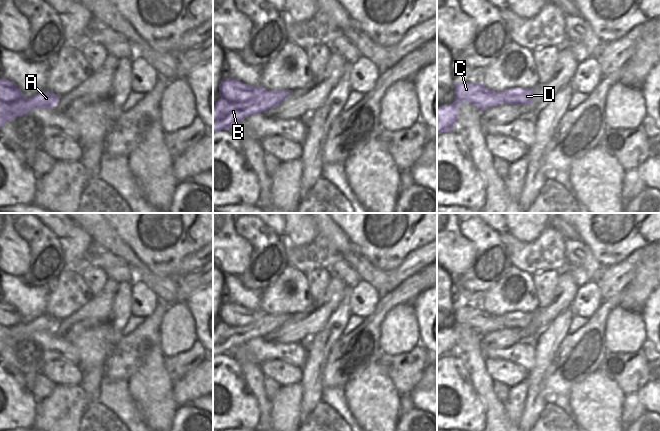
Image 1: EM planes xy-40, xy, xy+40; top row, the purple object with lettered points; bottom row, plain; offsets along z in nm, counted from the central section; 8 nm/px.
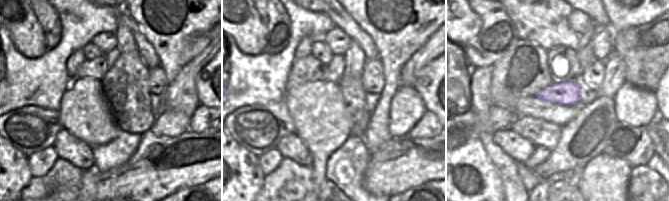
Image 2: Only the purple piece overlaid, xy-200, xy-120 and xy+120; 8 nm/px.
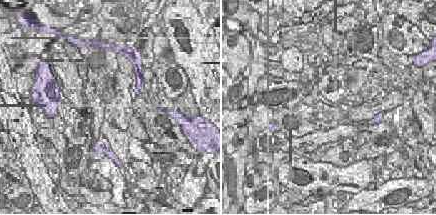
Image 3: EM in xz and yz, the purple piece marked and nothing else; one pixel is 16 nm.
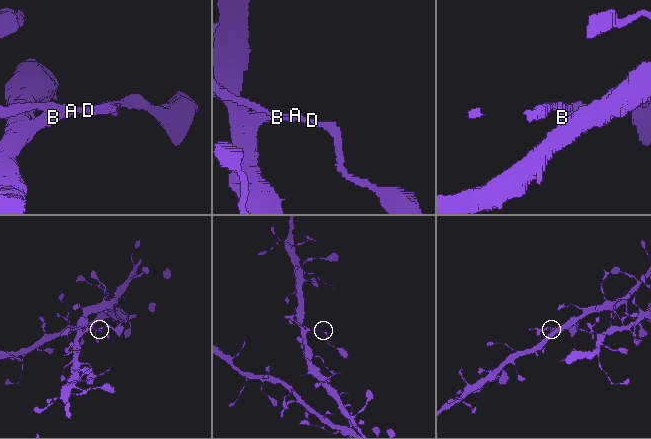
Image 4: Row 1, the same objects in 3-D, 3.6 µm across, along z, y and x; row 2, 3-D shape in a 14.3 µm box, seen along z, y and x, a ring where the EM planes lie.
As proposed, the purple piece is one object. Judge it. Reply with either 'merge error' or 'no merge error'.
merge error

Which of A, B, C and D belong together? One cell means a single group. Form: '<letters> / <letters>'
A B D / C

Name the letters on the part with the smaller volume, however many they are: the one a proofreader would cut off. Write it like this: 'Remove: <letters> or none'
Remove: C

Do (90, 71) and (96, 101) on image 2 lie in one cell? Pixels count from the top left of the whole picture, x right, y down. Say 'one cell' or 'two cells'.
two cells

